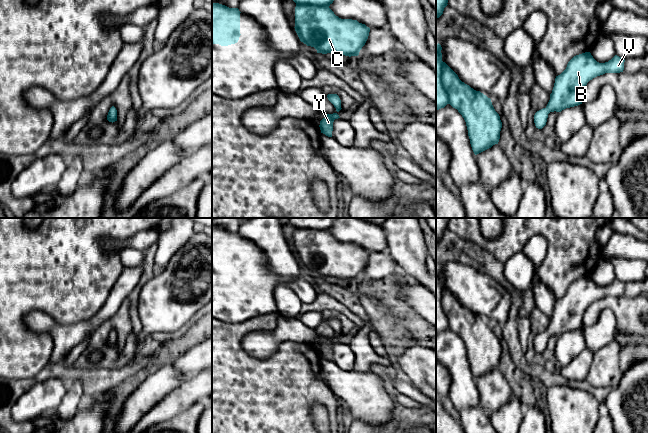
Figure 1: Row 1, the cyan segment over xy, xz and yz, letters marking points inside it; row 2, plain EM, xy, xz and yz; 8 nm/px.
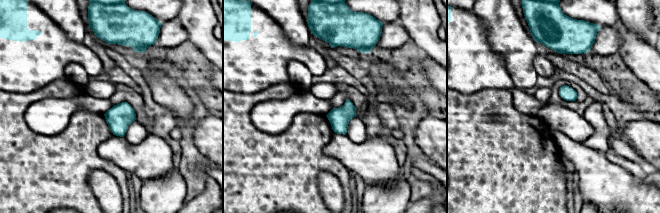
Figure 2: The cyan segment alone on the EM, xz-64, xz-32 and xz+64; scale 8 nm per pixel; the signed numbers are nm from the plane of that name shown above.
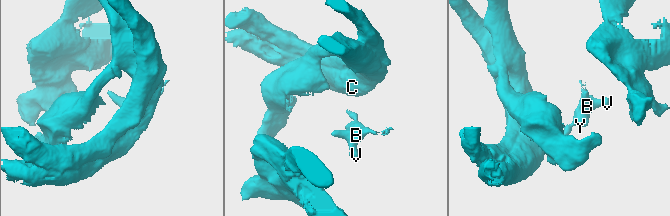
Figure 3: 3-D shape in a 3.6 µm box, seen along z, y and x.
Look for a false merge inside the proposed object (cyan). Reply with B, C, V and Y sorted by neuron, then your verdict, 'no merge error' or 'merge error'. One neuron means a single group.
B C V Y | no merge error

